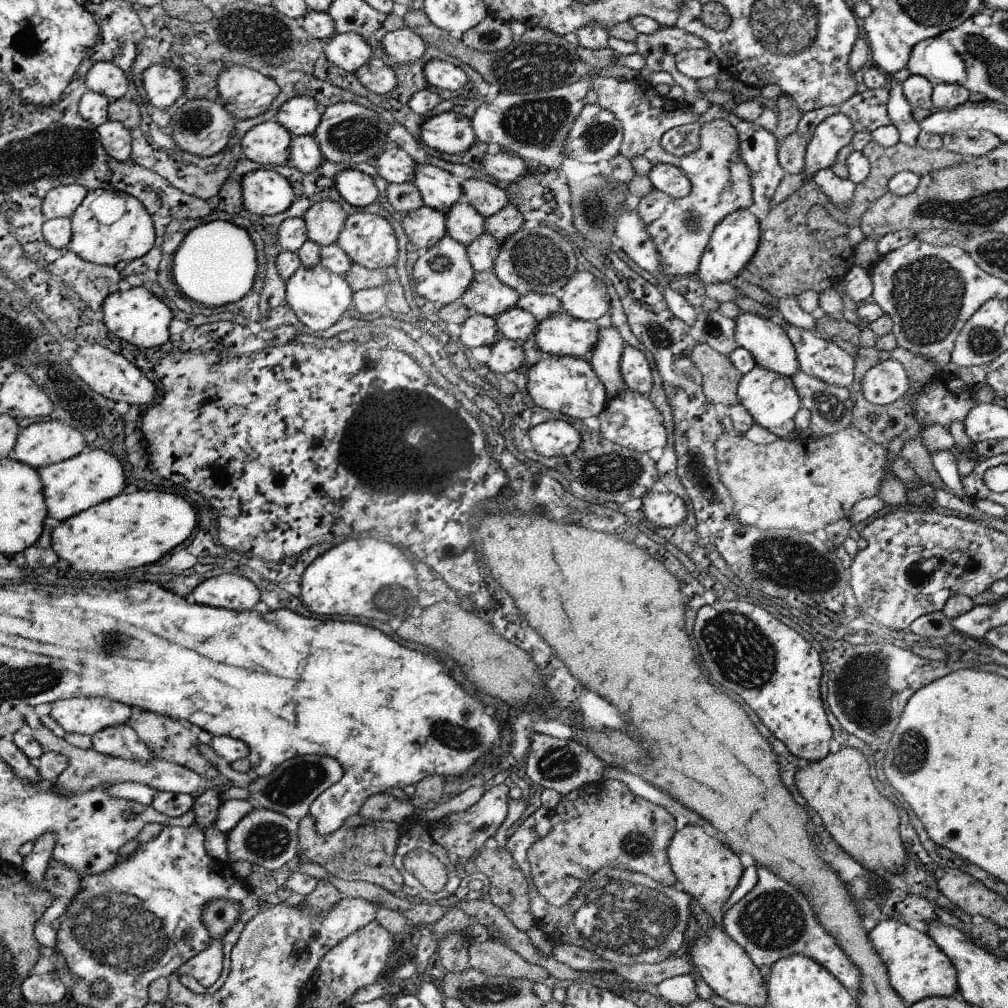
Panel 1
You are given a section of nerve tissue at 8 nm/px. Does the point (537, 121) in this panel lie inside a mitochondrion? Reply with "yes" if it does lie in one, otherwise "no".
yes

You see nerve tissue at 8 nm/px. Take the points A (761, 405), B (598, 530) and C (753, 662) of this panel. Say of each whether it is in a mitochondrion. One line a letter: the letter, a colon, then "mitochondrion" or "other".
A: other
B: other
C: mitochondrion

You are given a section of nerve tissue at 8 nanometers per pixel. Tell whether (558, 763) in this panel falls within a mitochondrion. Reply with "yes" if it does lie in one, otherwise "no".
yes

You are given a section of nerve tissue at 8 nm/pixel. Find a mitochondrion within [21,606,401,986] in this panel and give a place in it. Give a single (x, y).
(113, 930)

